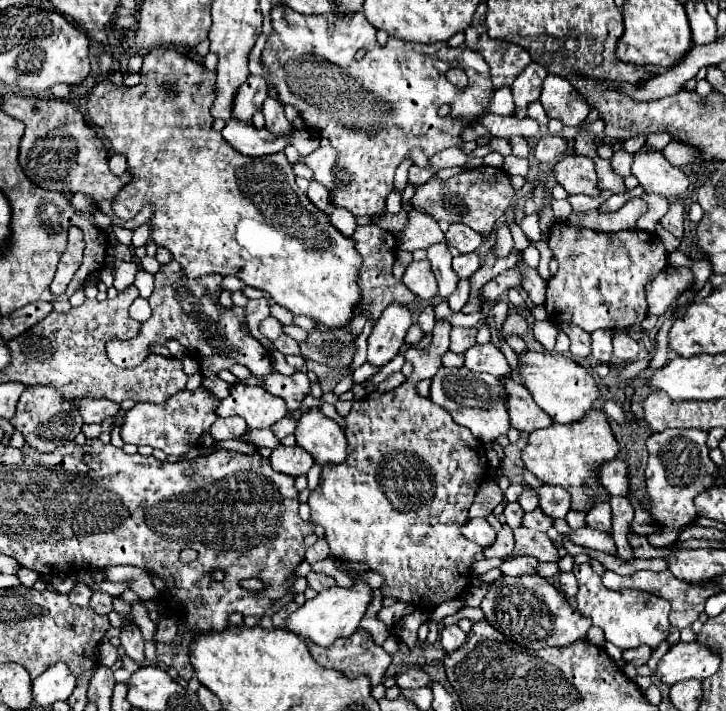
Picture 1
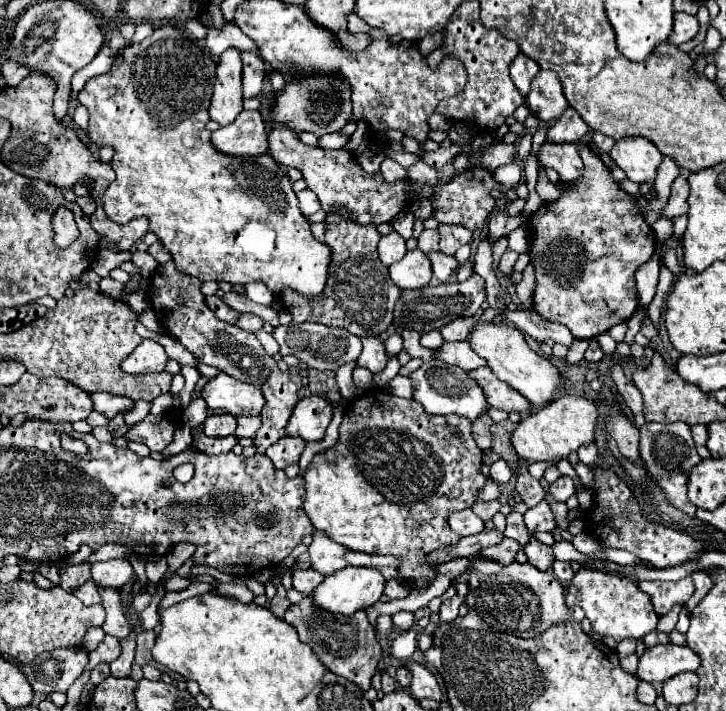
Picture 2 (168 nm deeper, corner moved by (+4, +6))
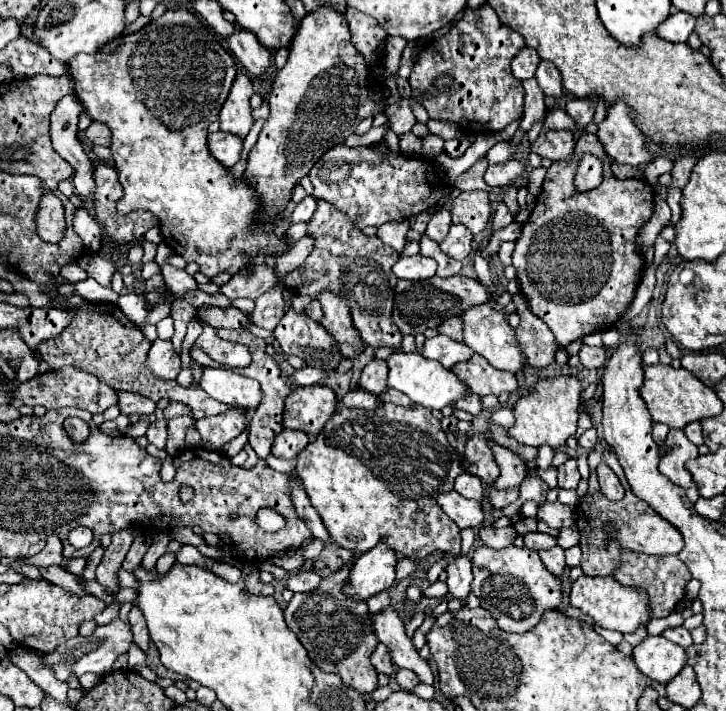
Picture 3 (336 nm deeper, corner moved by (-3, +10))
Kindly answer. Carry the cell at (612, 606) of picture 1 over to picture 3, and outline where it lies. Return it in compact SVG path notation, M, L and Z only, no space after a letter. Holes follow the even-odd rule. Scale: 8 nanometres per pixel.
M580 575L572 583L570 605L582 609L602 629L614 629L614 631L620 631L620 633L636 631L640 625L646 625L652 617L652 613L648 613L648 595L644 593L644 589L628 589L628 587L620 585L614 577Z

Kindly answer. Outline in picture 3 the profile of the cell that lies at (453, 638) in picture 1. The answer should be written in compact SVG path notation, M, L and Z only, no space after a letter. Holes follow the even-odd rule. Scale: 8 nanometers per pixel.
M466 555L458 557L456 561L452 561L448 567L448 589L452 593L454 599L458 601L466 601L466 597L470 595L470 585L472 585L472 563Z

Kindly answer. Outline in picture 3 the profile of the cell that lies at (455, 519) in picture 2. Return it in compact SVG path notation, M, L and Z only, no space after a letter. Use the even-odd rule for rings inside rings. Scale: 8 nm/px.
M452 491L452 493L440 495L438 505L460 529L480 529L482 527L484 511L480 503L464 499L456 491Z

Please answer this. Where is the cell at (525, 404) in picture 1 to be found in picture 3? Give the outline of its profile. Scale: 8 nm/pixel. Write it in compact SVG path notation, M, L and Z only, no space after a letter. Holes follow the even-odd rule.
M472 355L472 359L464 363L456 363L452 371L472 389L476 395L502 395L502 393L516 393L518 391L518 379L512 373L494 369L484 357Z

